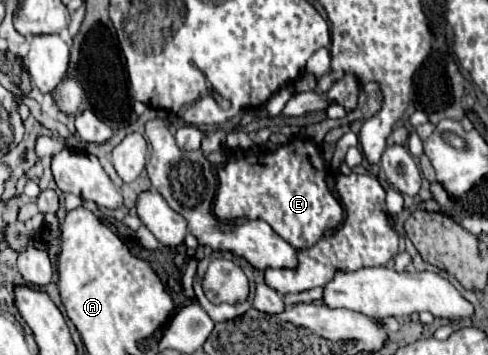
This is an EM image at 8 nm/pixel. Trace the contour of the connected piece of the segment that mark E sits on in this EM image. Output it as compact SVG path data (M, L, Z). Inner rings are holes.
M293 140L289 144L279 146L275 152L259 152L259 150L227 150L229 162L219 170L219 190L215 198L213 212L221 220L237 220L237 218L261 218L265 220L283 240L287 240L293 248L309 248L313 246L327 230L335 230L343 220L343 208L333 192L327 188L325 180L325 162L321 150L311 140Z

